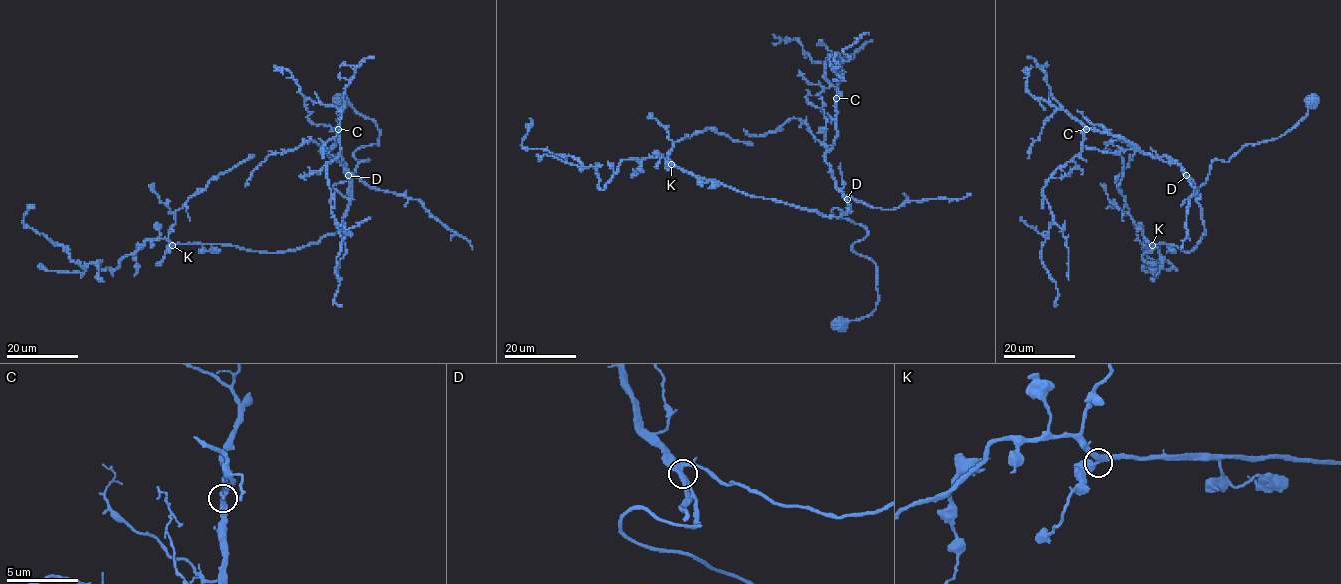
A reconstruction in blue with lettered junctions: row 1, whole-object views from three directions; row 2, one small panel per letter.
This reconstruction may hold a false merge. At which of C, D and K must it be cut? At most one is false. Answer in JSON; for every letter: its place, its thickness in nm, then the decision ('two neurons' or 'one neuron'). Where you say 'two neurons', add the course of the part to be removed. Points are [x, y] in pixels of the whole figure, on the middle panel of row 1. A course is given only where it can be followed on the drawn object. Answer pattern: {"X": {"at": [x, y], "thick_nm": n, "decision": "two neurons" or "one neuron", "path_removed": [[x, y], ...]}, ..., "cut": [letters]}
{"C": {"at": [836, 98], "thick_nm": 320, "decision": "one neuron"}, "D": {"at": [847, 199], "thick_nm": 320, "decision": "one neuron"}, "K": {"at": [671, 164], "thick_nm": 320, "decision": "one neuron"}, "cut": []}

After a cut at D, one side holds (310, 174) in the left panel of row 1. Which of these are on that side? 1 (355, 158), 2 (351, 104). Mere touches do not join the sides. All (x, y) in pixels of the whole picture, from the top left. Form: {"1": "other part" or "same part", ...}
{"1": "other part", "2": "other part"}

